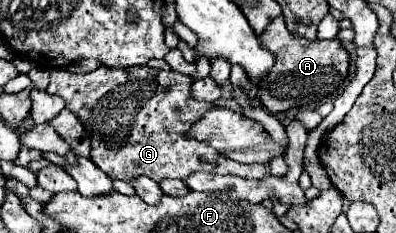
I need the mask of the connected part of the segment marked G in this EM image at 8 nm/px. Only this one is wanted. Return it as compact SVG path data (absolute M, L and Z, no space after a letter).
M99 66L97 70L87 74L53 70L47 92L61 96L65 100L65 108L71 110L81 120L81 124L85 124L85 130L89 132L89 138L91 138L91 160L113 180L133 182L133 178L137 176L149 176L155 182L161 182L167 178L187 180L187 176L201 170L211 174L233 174L233 176L255 178L255 180L261 180L263 176L267 176L267 170L263 164L235 162L231 158L225 158L217 150L213 150L207 140L193 140L185 136L185 130L189 130L209 108L213 108L207 102L197 102L191 98L189 94L191 84L193 84L193 78L185 74L163 72L149 66L131 66L131 68L119 68L119 70Z

